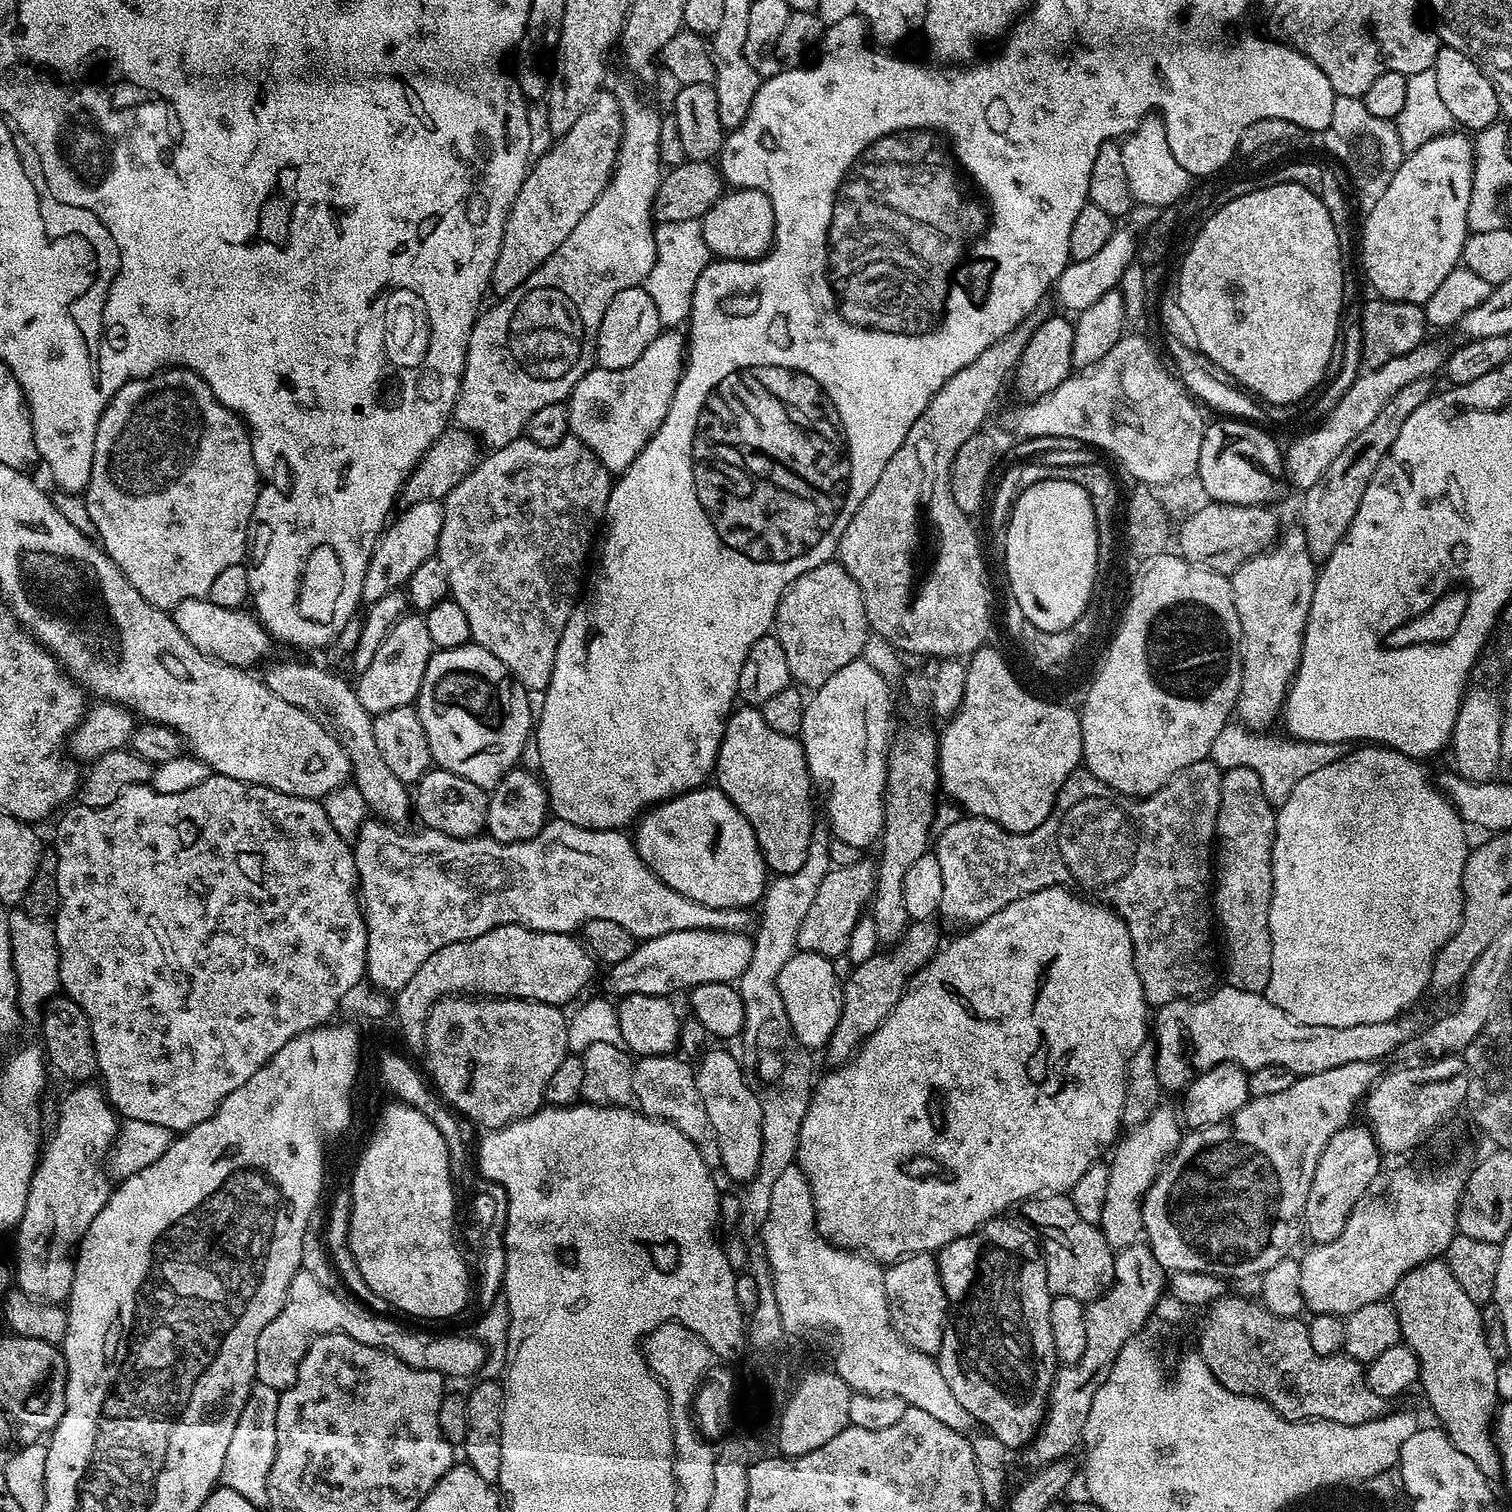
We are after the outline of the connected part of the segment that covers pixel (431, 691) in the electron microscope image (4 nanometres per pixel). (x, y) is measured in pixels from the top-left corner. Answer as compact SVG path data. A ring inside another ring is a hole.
M471 642L457 648L433 651L426 672L422 674L414 707L418 722L422 722L435 767L468 778L474 786L482 786L486 790L496 788L505 774L521 763L523 748L534 732L534 719L527 706L527 691L514 683L506 666L502 666L490 650Z

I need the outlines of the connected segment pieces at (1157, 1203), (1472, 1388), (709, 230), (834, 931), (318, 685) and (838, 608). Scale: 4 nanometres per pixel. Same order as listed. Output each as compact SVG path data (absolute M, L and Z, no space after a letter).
M1346 1062L1346 1066L1334 1066L1334 1070L1322 1070L1322 1074L1301 1076L1293 1079L1291 1086L1286 1090L1281 1090L1278 1094L1266 1094L1249 1099L1242 1110L1238 1110L1222 1122L1189 1131L1176 1147L1174 1155L1164 1163L1164 1168L1158 1174L1158 1178L1144 1195L1144 1206L1140 1209L1142 1232L1146 1237L1146 1243L1152 1248L1156 1261L1169 1273L1198 1271L1233 1282L1233 1280L1244 1280L1247 1276L1263 1277L1264 1272L1270 1270L1270 1266L1285 1259L1291 1253L1288 1251L1299 1242L1300 1236L1302 1240L1302 1217L1306 1198L1310 1194L1310 1182L1314 1182L1314 1170L1318 1170L1318 1158L1322 1158L1322 1150L1326 1150L1326 1142L1330 1142L1330 1138L1334 1138L1338 1130L1353 1123L1355 1116L1352 1115L1358 1112L1362 1101L1368 1095L1368 1089L1382 1075L1380 1067L1381 1065L1376 1062Z
M1443 1259L1428 1260L1422 1266L1410 1270L1398 1282L1393 1290L1391 1303L1396 1309L1396 1317L1400 1323L1400 1338L1408 1345L1410 1350L1418 1358L1420 1367L1419 1387L1424 1387L1424 1396L1436 1415L1435 1423L1444 1429L1444 1433L1482 1470L1482 1474L1489 1478L1499 1477L1502 1469L1500 1467L1500 1450L1496 1447L1494 1435L1494 1421L1498 1411L1498 1382L1496 1381L1496 1366L1498 1356L1492 1353L1488 1340L1484 1337L1484 1320L1480 1317L1481 1305L1474 1301L1458 1286L1458 1278L1448 1269Z
M757 188L728 190L699 219L709 253L721 260L760 260L768 254L774 238L774 206Z
M863 858L856 865L829 870L826 878L822 878L822 886L818 886L818 894L814 894L810 910L806 910L806 918L802 918L796 939L799 951L822 954L829 958L843 957L847 953L850 934L865 915L876 890L876 867L873 861L871 863L868 858Z
M272 664L262 673L262 681L282 702L290 702L290 706L298 706L310 718L314 718L322 727L346 750L348 761L352 767L351 779L365 799L367 811L393 826L399 825L414 808L414 800L410 795L409 785L403 784L386 766L382 756L378 754L378 746L374 743L372 716L358 702L356 689L351 683L338 678L332 672L319 668L316 664Z
M830 559L822 566L814 566L814 570L802 574L802 578L795 580L795 582L784 591L784 597L782 597L780 604L776 607L774 635L778 638L778 642L782 642L782 651L786 654L786 662L790 666L790 674L792 675L793 681L795 681L801 689L815 690L822 687L833 674L838 674L838 670L842 670L842 666L846 666L850 662L861 659L861 657L865 655L864 647L868 644L868 624L870 628L870 617L864 605L862 590L858 586L858 582L854 582L854 578L850 578L850 574L847 570L835 559Z

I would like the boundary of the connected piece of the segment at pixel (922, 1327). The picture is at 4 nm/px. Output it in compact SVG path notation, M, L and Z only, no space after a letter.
M915 1252L912 1256L903 1256L901 1260L891 1261L884 1268L884 1285L894 1330L898 1330L900 1337L914 1350L935 1357L942 1346L942 1334L948 1321L948 1299L946 1290L942 1286L937 1257L931 1252Z

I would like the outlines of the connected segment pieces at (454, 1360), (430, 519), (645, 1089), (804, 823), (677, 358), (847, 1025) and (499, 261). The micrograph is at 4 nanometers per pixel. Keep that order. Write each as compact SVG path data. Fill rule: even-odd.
M307 1270L296 1272L288 1287L282 1310L274 1322L270 1322L266 1330L258 1334L256 1380L277 1390L289 1388L308 1347L317 1336L323 1336L326 1332L341 1332L354 1338L354 1342L362 1342L365 1346L374 1346L394 1354L394 1358L406 1362L406 1366L441 1372L446 1378L472 1376L484 1367L484 1346L475 1335L431 1336L428 1332L411 1332L398 1321L392 1320L391 1315L379 1316L363 1306L355 1307L343 1304L314 1273Z
M439 500L418 502L407 505L403 510L405 512L397 520L395 517L380 533L380 538L372 549L372 557L366 566L364 579L365 605L378 602L378 598L382 598L388 592L403 589L408 583L410 574L414 574L414 570L418 570L422 562L431 560L437 555L436 547L440 541L444 521L443 503Z
M679 1055L641 1056L634 1064L634 1094L639 1111L655 1120L664 1120L673 1124L682 1134L696 1143L705 1162L710 1166L720 1163L718 1142L712 1133L710 1118L706 1118L706 1106L702 1106L702 1094L698 1094L696 1073L691 1063L685 1062Z
M737 707L724 727L714 769L714 784L731 798L737 810L746 818L746 822L750 822L760 844L764 867L769 873L785 876L794 874L802 868L802 862L806 862L814 827L812 821L814 781L808 772L808 759L804 748L797 737L778 734L778 730L772 729L766 718L762 718L759 707Z
M664 330L642 350L642 358L622 370L606 370L593 366L574 386L572 395L566 401L568 410L568 430L576 439L582 441L604 464L609 474L625 472L638 458L638 454L650 442L650 438L662 426L674 398L674 390L680 381L680 373L686 363L686 336L680 330Z
M918 920L909 923L904 931L904 937L895 944L891 950L879 950L866 962L857 964L851 969L848 980L843 981L844 997L842 998L842 1014L838 1018L838 1026L834 1026L834 1034L830 1034L826 1045L826 1053L839 1066L856 1055L857 1048L863 1044L864 1039L898 1006L908 981L936 955L941 947L940 932L935 928L932 920Z
M604 90L594 98L586 114L582 114L582 118L578 118L578 122L570 126L568 133L555 141L556 145L549 152L535 157L508 211L502 234L502 246L494 262L490 288L493 293L497 292L497 297L509 296L515 288L522 286L522 282L526 282L526 278L530 278L530 274L534 274L534 270L538 270L538 266L542 266L542 262L546 262L546 258L550 258L550 254L554 254L554 250L558 250L558 246L566 242L570 230L574 230L574 226L582 222L586 210L594 206L594 202L611 182L612 174L616 171L616 154L620 151L621 131L620 105L611 91L608 93L608 90Z

